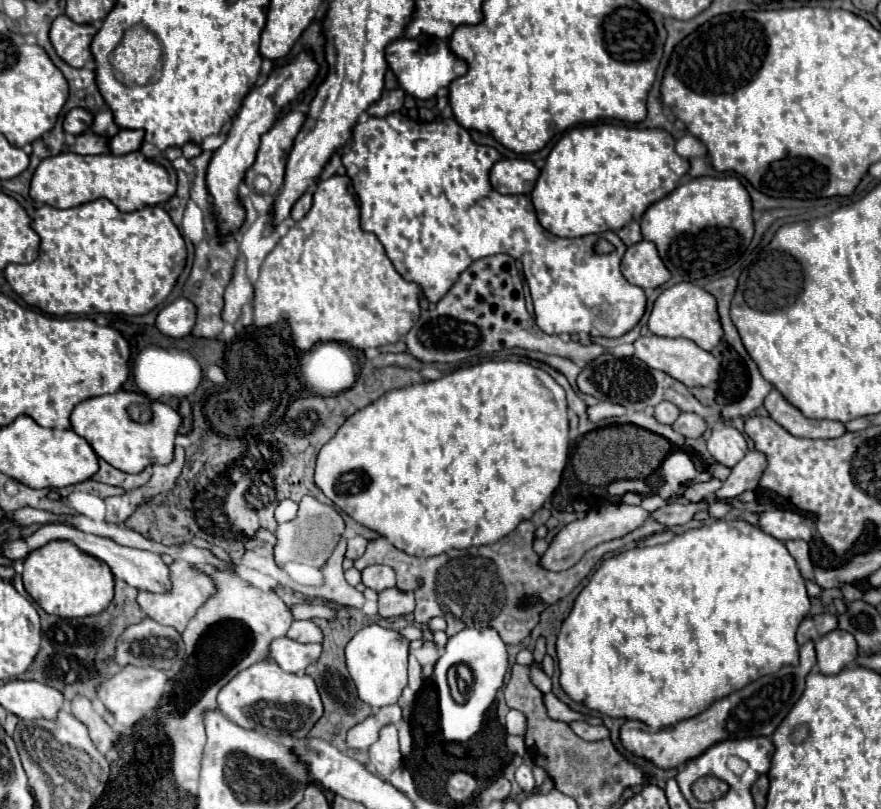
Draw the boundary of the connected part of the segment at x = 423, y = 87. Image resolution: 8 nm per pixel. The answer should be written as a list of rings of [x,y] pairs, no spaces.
[[[426,35],[418,39],[400,37],[392,41],[386,47],[386,61],[390,69],[394,71],[394,75],[398,77],[400,87],[418,99],[434,97],[442,87],[448,87],[450,81],[458,79],[460,75],[468,71],[468,65],[450,51],[448,41],[438,39],[438,37],[426,37]]]

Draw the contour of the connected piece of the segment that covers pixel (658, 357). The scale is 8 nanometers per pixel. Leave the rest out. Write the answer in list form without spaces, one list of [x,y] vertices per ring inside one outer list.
[[[644,335],[634,341],[634,357],[644,361],[652,369],[668,373],[670,377],[678,379],[686,387],[710,385],[718,379],[720,373],[720,361],[712,353],[696,347],[696,343],[692,343],[690,339],[668,339],[658,335]]]

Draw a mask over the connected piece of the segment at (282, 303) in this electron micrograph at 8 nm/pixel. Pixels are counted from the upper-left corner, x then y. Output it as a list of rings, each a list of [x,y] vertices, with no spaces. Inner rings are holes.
[[[332,175],[330,179],[318,181],[312,209],[288,229],[264,259],[260,277],[254,283],[254,325],[266,327],[286,321],[292,329],[296,347],[302,351],[320,341],[340,341],[354,349],[382,347],[400,341],[412,329],[420,315],[418,293],[420,289],[414,283],[404,281],[398,275],[376,235],[362,231],[358,221],[358,201],[350,179],[346,175]]]

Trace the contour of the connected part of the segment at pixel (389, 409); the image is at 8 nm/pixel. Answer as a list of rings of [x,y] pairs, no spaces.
[[[486,361],[466,369],[456,369],[436,381],[416,383],[412,387],[396,389],[384,393],[380,399],[372,401],[364,409],[350,415],[336,435],[320,449],[316,459],[314,481],[322,489],[322,493],[346,515],[350,515],[360,525],[376,531],[384,539],[388,539],[400,551],[414,557],[434,557],[446,553],[450,549],[468,549],[472,545],[488,545],[496,543],[510,531],[518,527],[520,521],[530,519],[534,511],[538,511],[544,501],[554,493],[560,485],[562,471],[568,461],[568,413],[566,413],[566,395],[564,389],[542,369],[534,369],[528,363],[520,361]]]

